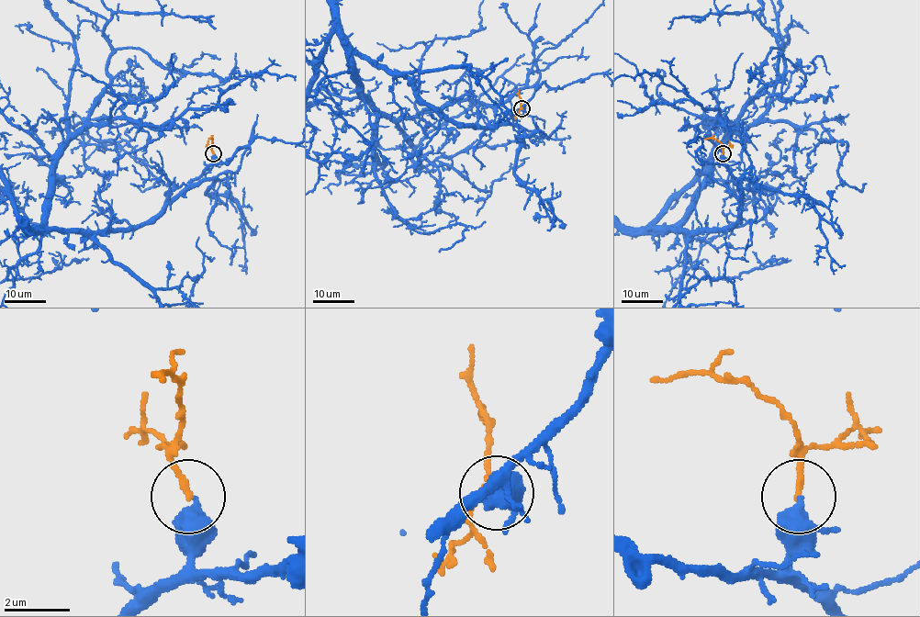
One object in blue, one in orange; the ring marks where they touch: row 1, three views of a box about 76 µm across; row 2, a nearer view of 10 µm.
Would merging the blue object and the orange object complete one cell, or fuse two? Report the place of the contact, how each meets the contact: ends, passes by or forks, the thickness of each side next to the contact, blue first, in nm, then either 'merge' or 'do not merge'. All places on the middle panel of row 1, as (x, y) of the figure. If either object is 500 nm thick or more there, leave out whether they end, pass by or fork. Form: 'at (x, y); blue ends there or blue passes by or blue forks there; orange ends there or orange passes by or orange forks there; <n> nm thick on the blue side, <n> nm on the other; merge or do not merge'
at (521, 108); blue ends there; orange ends there; 460 nm thick on the blue side, 180 nm on the other; merge

